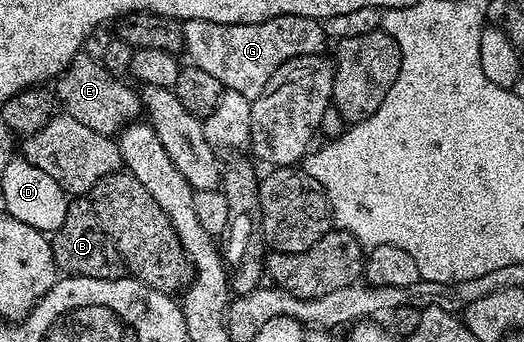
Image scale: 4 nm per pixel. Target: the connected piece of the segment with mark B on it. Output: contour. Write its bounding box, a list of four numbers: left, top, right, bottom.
[50,195,125,279]

